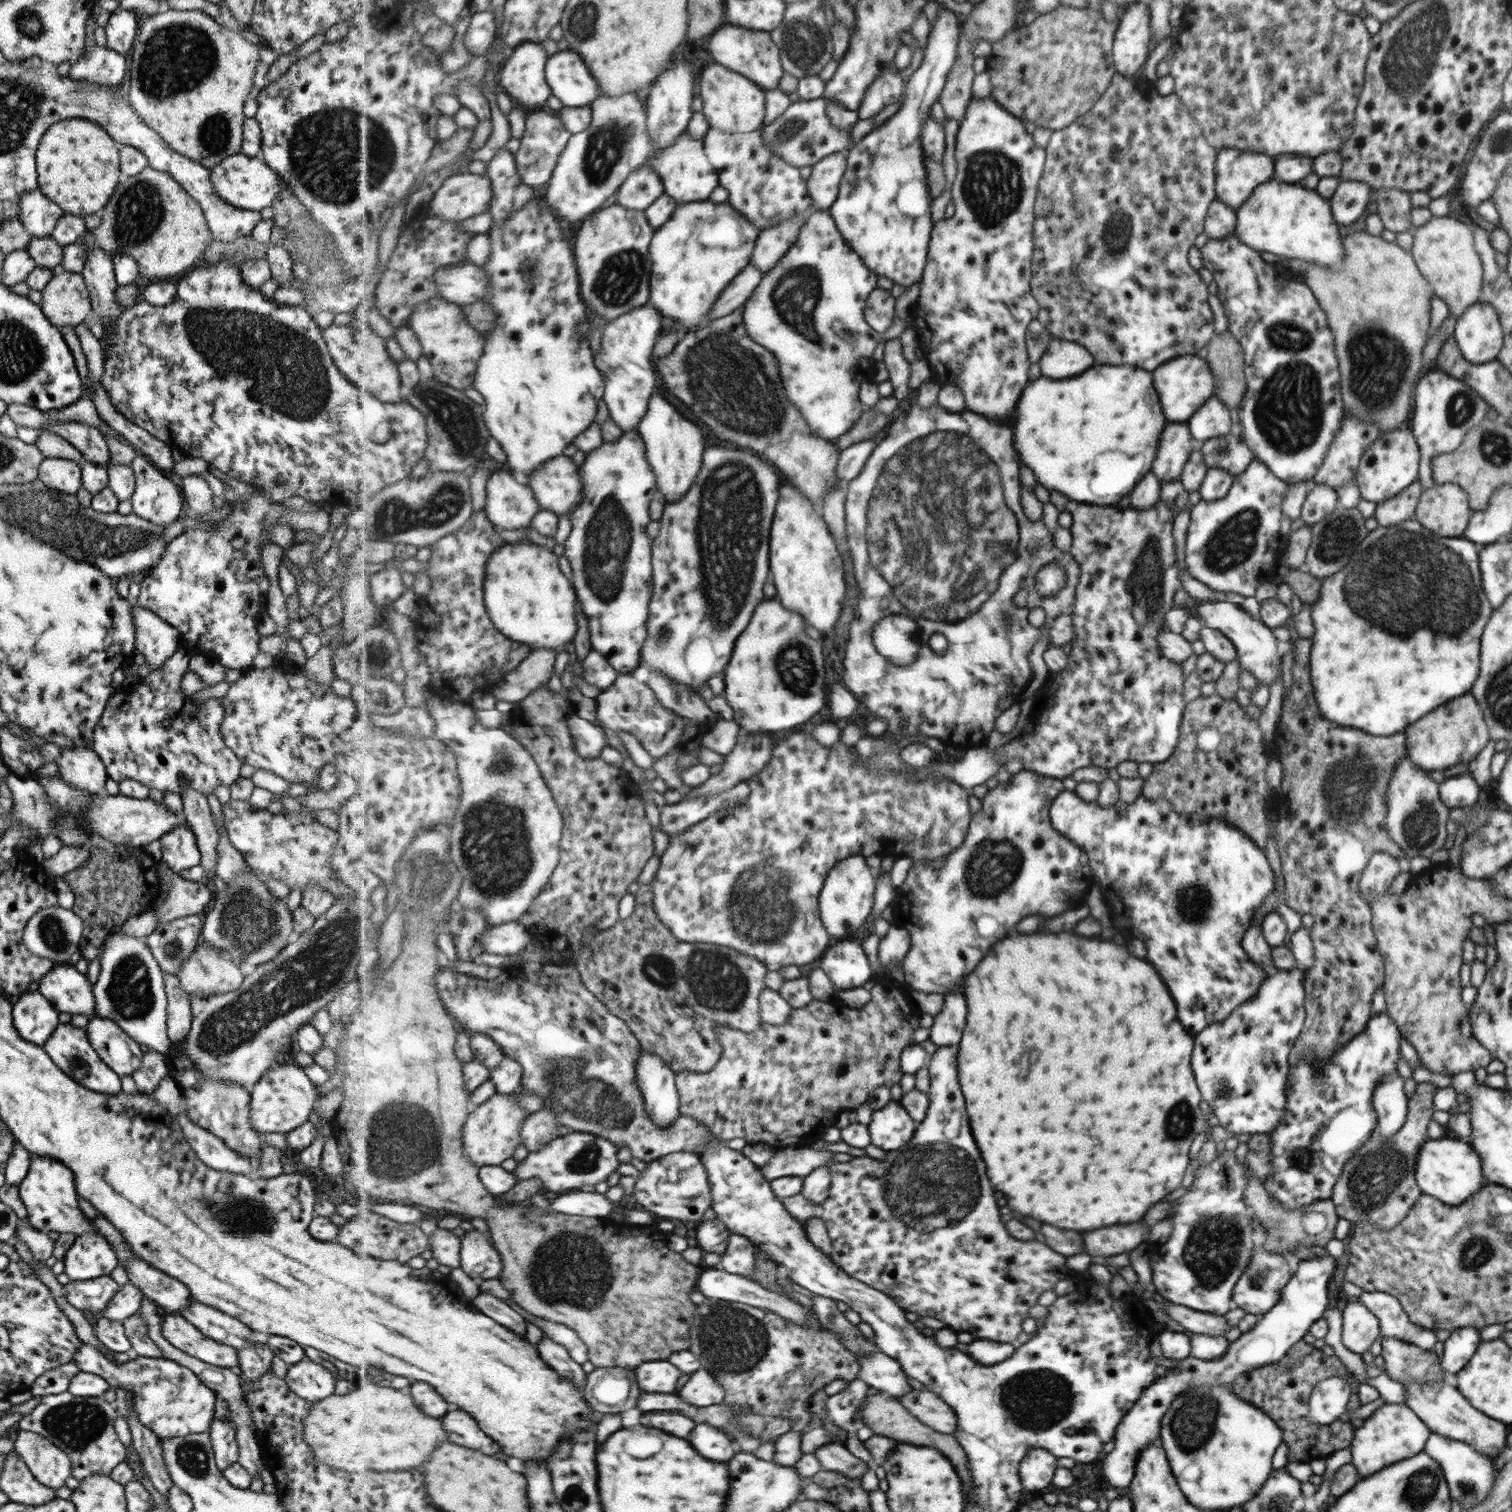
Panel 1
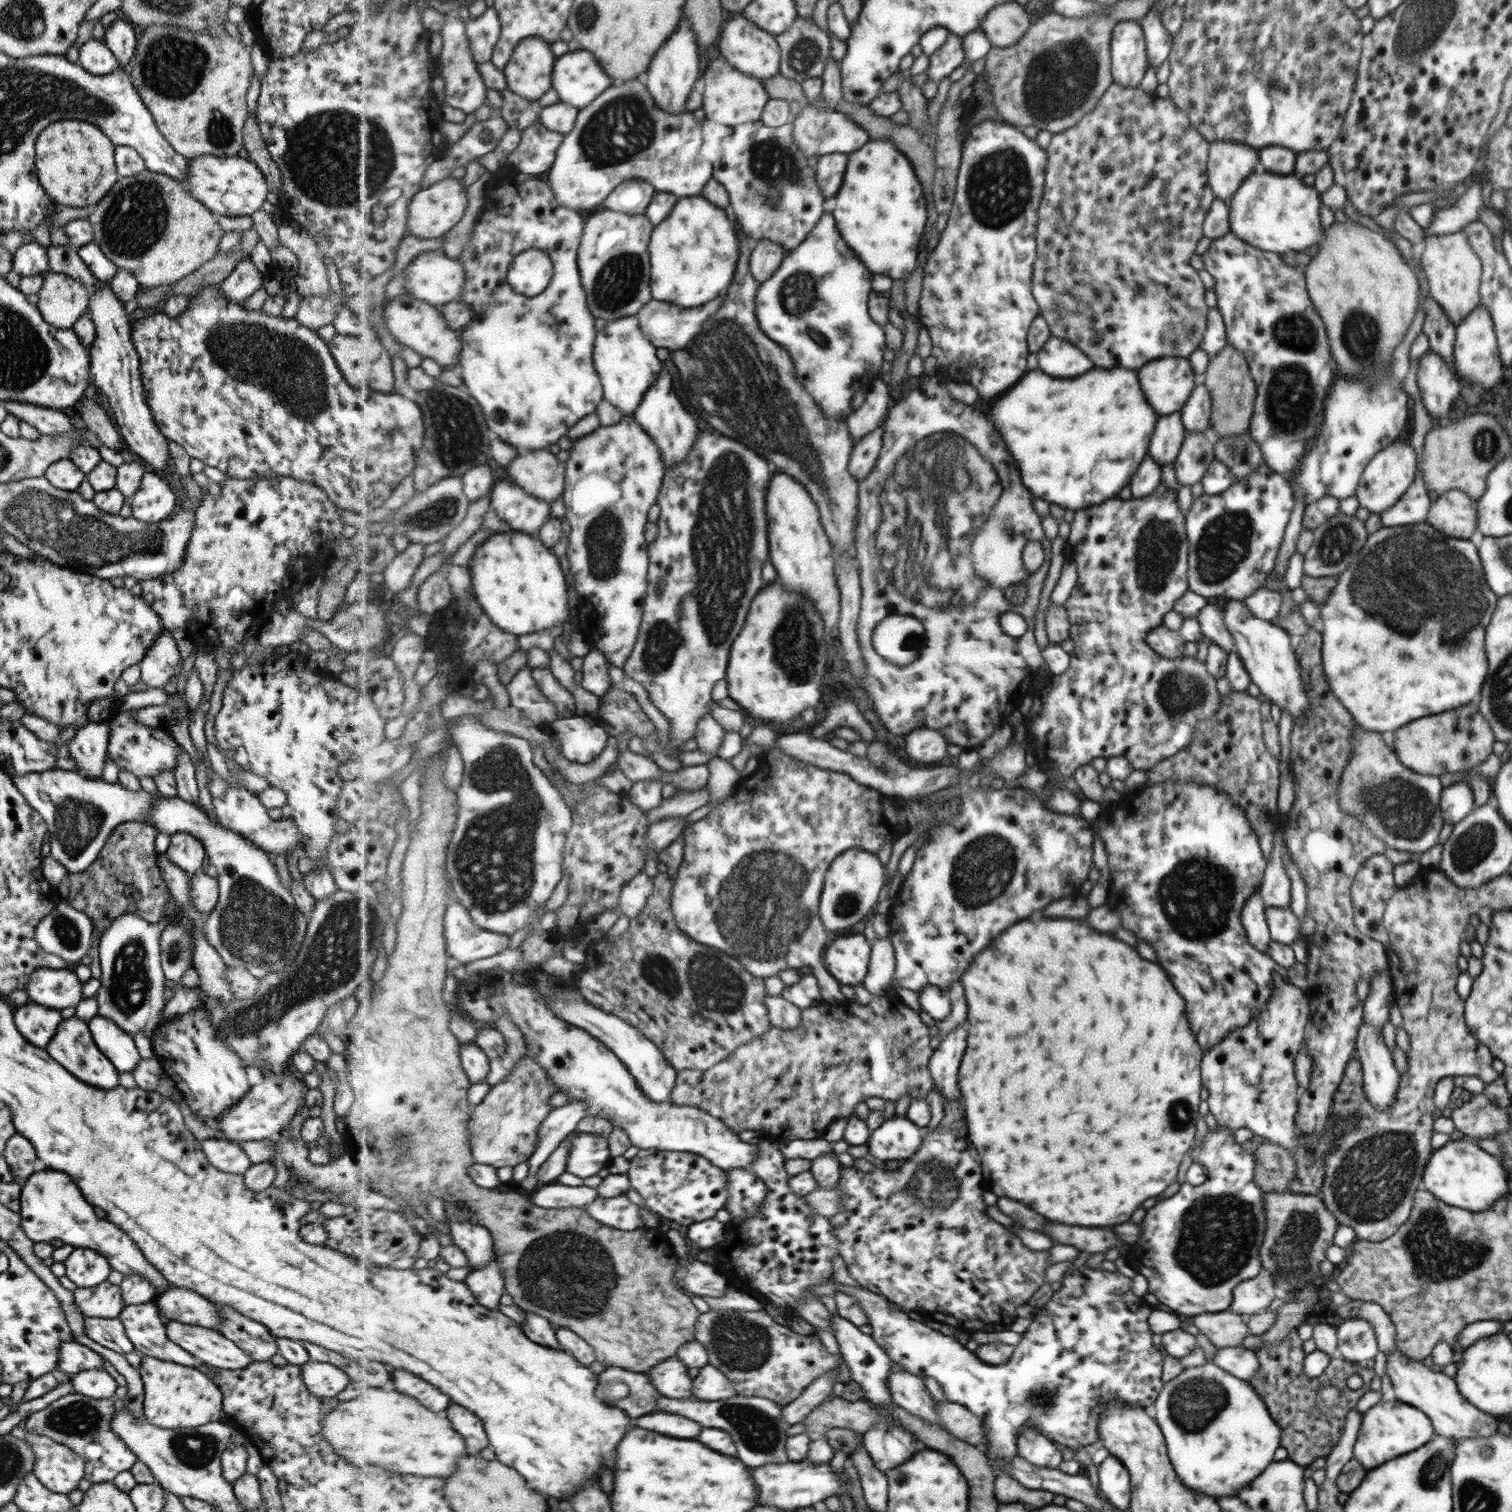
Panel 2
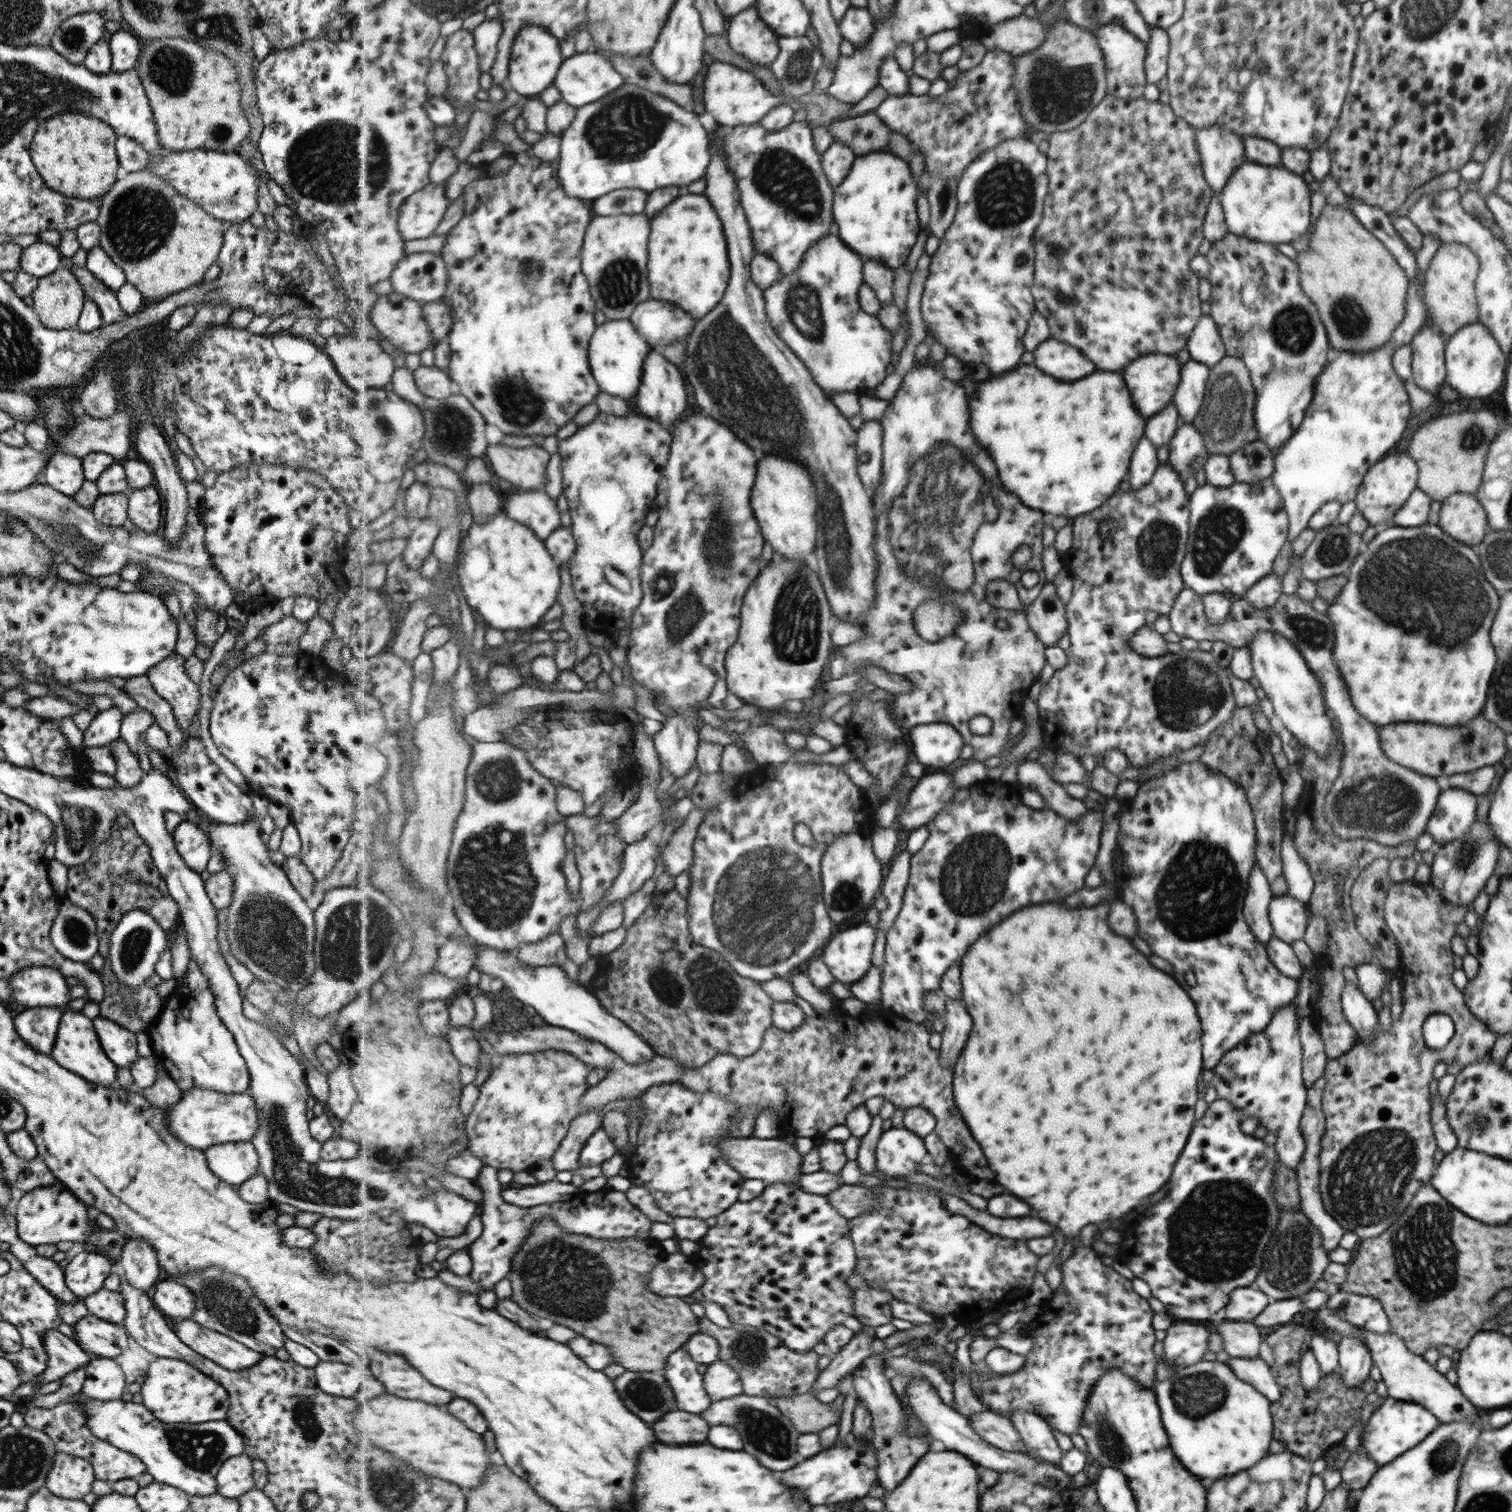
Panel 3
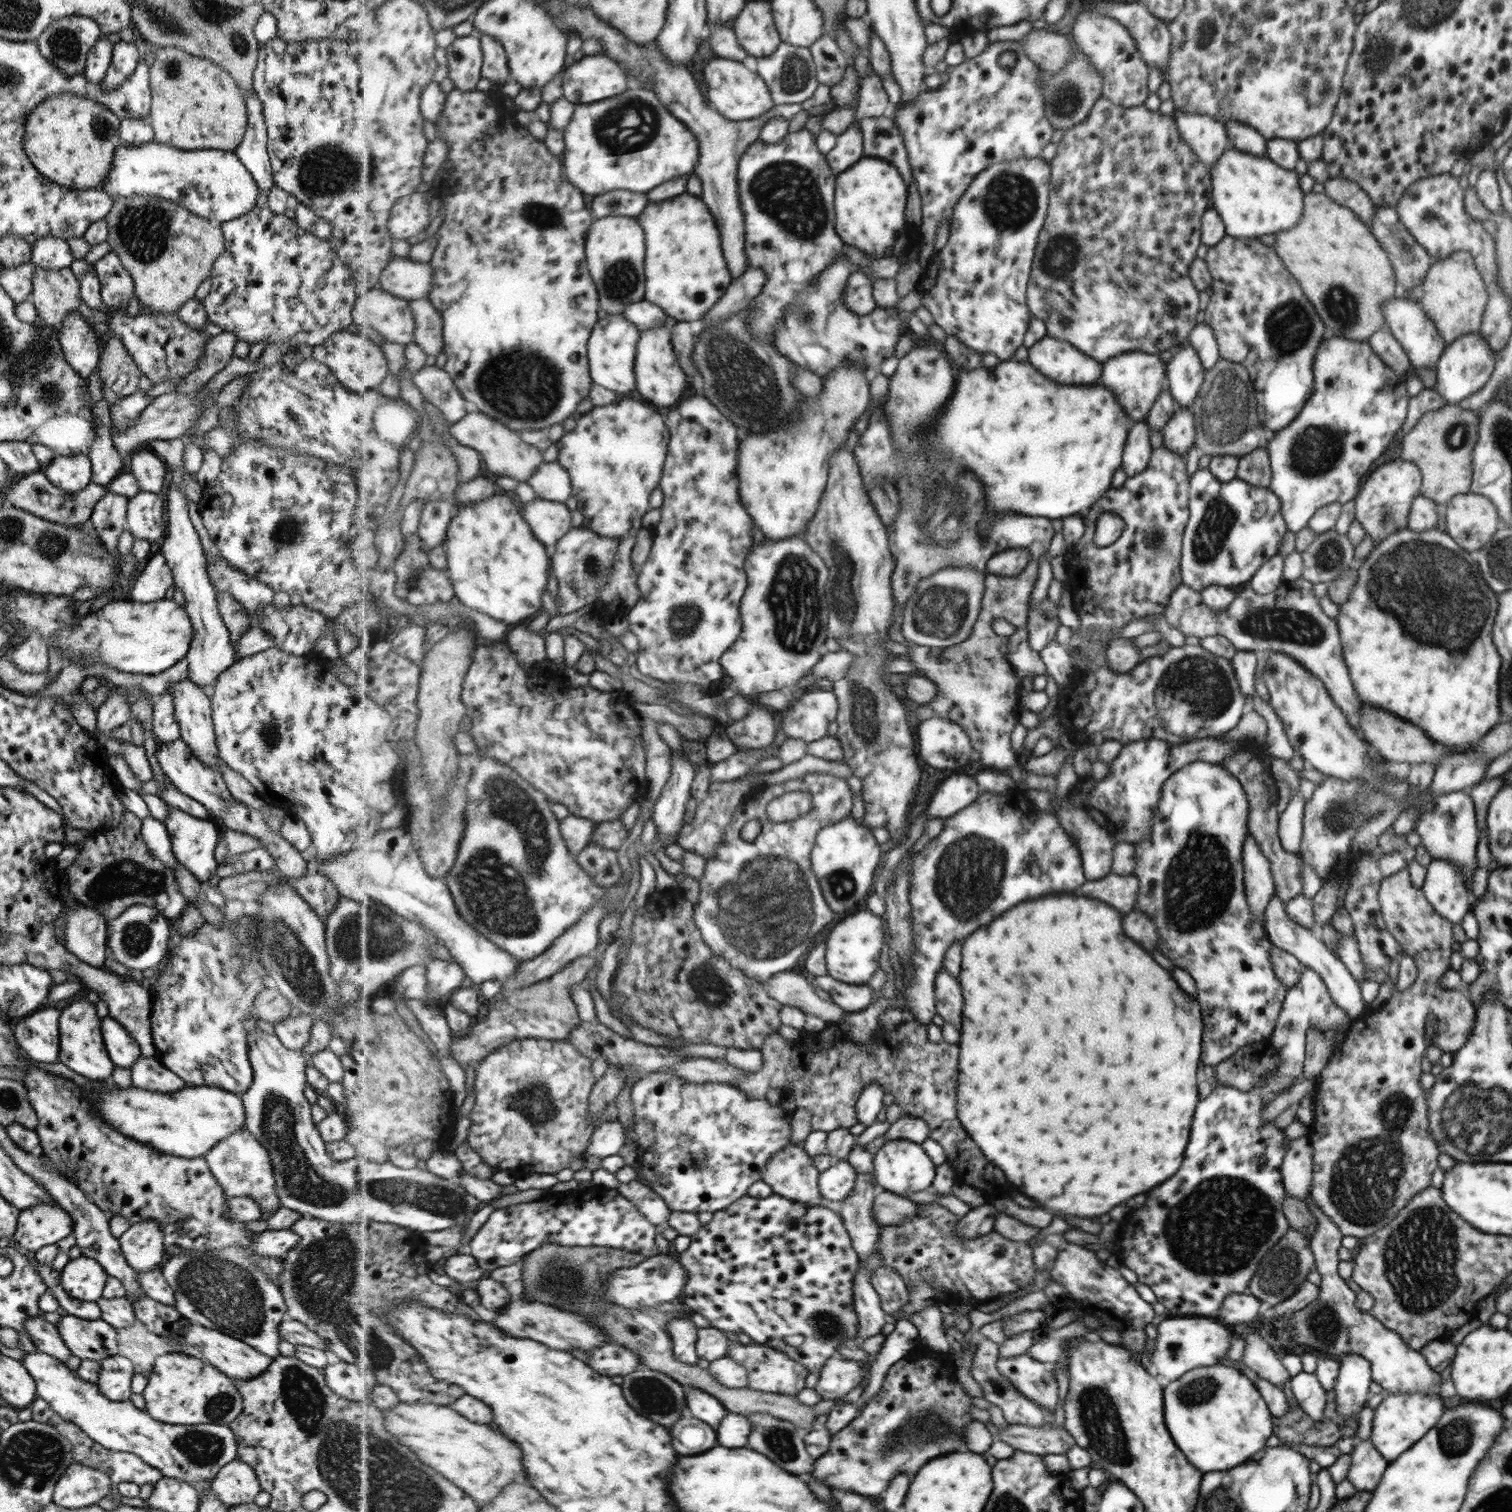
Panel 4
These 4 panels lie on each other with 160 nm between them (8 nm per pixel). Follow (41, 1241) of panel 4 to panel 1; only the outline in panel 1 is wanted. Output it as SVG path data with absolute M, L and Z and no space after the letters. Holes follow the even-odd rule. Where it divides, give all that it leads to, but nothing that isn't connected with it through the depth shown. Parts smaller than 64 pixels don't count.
M31 1155L29 1168L23 1180L17 1185L18 1195L27 1211L24 1222L32 1229L47 1233L50 1230L58 1233L98 1233L94 1226L77 1207L78 1194L74 1187L73 1175L63 1163L49 1157ZM132 1252L132 1257L122 1266L127 1272L129 1283L136 1286L149 1300L153 1301L162 1314L183 1311L192 1297L187 1287L175 1278L155 1270Z

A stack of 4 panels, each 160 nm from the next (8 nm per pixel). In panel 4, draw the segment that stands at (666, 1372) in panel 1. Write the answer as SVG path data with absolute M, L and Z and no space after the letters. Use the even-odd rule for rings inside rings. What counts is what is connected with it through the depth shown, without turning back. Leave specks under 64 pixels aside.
M690 1316L673 1318L669 1330L674 1340L674 1354L679 1362L697 1364L700 1358L698 1354L699 1328L694 1326ZM687 1387L687 1412L691 1412L691 1416L707 1422L712 1427L719 1426L723 1420L731 1412L716 1397L709 1394L706 1390L693 1387Z

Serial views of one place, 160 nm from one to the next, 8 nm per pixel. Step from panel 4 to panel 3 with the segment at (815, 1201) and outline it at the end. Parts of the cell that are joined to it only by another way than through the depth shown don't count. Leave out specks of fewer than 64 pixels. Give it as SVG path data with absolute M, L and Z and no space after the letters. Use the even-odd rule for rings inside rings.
M783 1136L770 1139L757 1137L725 1137L718 1142L722 1156L747 1179L764 1180L768 1185L793 1183L800 1186L803 1157L795 1149L795 1144L785 1142Z

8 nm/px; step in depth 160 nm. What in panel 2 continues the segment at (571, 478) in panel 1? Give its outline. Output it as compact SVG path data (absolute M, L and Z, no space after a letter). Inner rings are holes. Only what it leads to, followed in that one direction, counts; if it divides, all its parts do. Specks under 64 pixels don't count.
M547 449L527 451L504 467L514 484L521 486L528 494L551 504L563 499L566 490L566 463L561 462L556 454L551 454Z

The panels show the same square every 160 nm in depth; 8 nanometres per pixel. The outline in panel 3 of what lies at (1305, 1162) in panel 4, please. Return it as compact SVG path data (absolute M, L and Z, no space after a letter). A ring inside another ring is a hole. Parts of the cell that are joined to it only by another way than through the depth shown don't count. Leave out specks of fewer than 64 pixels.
M1293 1003L1277 1010L1266 1028L1247 1037L1241 1044L1230 1049L1213 1068L1209 1082L1215 1089L1216 1098L1225 1098L1231 1107L1238 1111L1238 1117L1256 1118L1258 1126L1275 1135L1274 1149L1278 1153L1279 1163L1293 1172L1301 1164L1305 1152L1305 1138L1301 1133L1302 1111L1306 1109L1306 1091L1302 1082L1302 1043L1298 1037L1298 1007Z

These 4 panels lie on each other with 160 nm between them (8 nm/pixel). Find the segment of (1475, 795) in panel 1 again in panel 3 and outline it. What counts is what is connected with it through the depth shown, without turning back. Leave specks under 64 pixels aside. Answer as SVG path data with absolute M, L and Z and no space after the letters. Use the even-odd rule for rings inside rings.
M1445 788L1434 806L1433 816L1426 826L1426 832L1435 842L1435 848L1445 846L1455 840L1461 841L1461 838L1472 829L1473 818L1475 818L1475 796L1470 791Z

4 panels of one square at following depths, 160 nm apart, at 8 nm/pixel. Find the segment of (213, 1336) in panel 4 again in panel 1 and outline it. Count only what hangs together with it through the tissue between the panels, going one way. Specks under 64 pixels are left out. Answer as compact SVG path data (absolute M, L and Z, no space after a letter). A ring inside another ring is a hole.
M162 1314L160 1324L161 1336L175 1349L197 1358L201 1362L235 1370L238 1367L237 1351L221 1345L211 1338L199 1334L187 1320L174 1314Z

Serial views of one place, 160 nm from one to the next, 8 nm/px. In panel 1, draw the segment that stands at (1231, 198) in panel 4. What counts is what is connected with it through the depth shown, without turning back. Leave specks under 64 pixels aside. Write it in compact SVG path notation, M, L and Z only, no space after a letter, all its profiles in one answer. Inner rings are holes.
M1271 178L1254 189L1249 200L1236 209L1238 224L1235 225L1235 236L1256 251L1269 252L1283 258L1297 258L1309 264L1337 267L1346 258L1342 238L1337 231L1338 222L1334 219L1328 199L1323 198L1314 189L1307 189L1300 183L1283 183Z

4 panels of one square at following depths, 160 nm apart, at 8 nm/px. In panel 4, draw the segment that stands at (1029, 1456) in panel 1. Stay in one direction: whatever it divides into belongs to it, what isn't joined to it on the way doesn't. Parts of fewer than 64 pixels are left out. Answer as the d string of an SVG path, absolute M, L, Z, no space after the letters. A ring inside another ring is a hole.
M986 1338L976 1343L976 1353L974 1354L971 1366L973 1379L982 1388L984 1398L1003 1409L1007 1423L1041 1426L1046 1420L1044 1411L1039 1409L1033 1401L1028 1399L1015 1387L1015 1384L1011 1383L1011 1380L1007 1379L1007 1376L1003 1375L1003 1372L999 1371L998 1360L1001 1358L999 1356L1000 1346L1001 1344L997 1344L997 1342L987 1340Z

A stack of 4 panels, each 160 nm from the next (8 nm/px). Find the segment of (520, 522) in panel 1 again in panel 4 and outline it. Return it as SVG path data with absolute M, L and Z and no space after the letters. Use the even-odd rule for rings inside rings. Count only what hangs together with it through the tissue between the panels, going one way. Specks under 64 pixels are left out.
M535 497L524 505L524 513L526 521L535 531L535 536L550 550L554 549L558 542L575 528L571 509L565 503Z

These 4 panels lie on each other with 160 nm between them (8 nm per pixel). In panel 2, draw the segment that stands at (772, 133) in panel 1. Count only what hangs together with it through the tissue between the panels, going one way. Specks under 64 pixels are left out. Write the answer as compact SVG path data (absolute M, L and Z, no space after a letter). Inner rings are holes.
M803 103L803 108L792 122L794 141L799 144L803 155L822 157L827 154L842 153L851 155L863 149L871 140L870 131L845 113L819 108Z

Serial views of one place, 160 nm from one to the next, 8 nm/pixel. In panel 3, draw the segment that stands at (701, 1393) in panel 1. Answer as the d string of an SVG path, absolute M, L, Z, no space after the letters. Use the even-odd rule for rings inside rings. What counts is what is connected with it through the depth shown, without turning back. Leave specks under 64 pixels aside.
M721 1359L708 1365L704 1374L707 1394L713 1402L744 1394L741 1375Z

